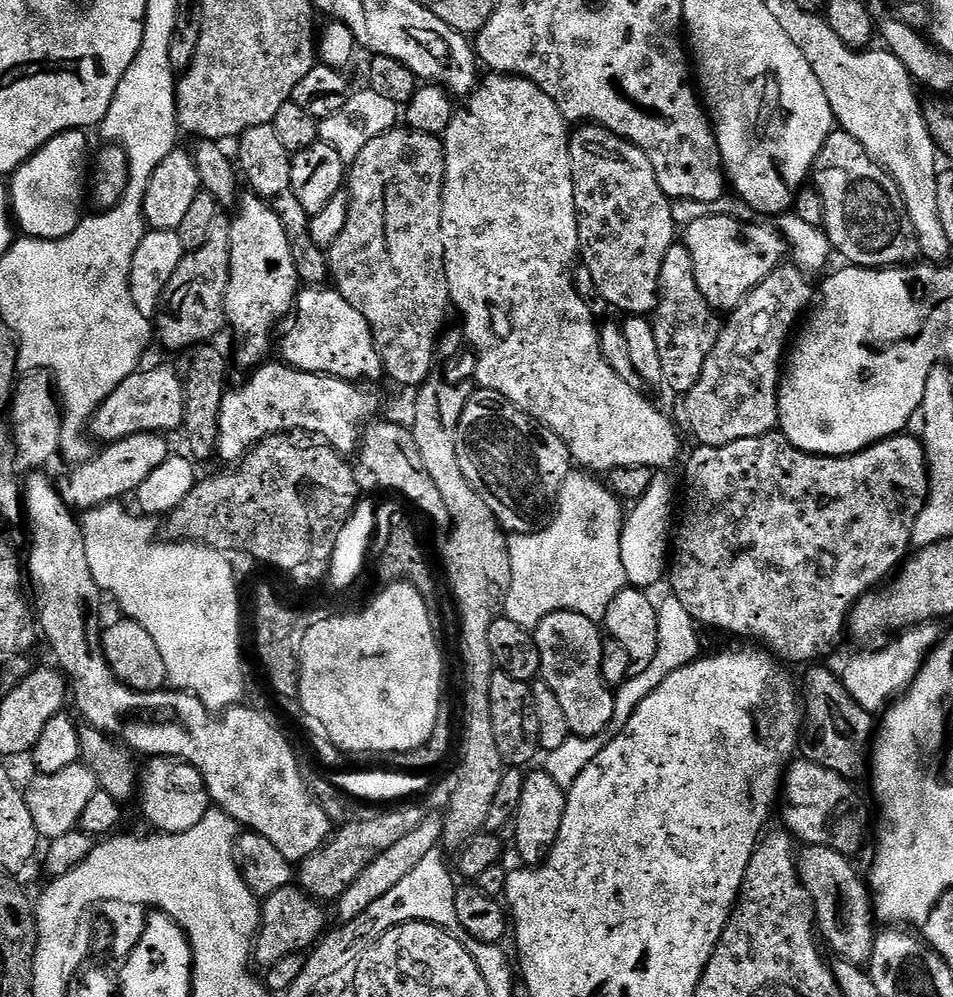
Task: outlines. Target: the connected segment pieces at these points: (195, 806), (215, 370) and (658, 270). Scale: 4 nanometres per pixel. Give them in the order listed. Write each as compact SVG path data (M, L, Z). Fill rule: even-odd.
M153 756L145 761L140 772L140 799L145 818L163 835L185 833L205 817L211 807L205 779L194 766L172 757Z
M197 345L190 353L188 372L184 374L186 410L184 411L183 435L190 451L189 455L197 463L206 462L217 455L220 437L220 414L222 398L227 391L226 360L215 345Z
M585 123L577 127L571 133L568 149L570 150L570 166L572 167L572 181L574 182L574 206L576 207L576 217L580 227L580 254L582 267L590 272L594 283L598 288L598 293L608 303L609 309L624 312L628 316L648 316L655 313L656 305L660 303L660 275L662 274L662 261L666 258L666 250L677 243L678 225L671 214L673 201L668 199L668 195L658 186L658 178L654 174L654 166L650 166L650 158L638 146L634 146L629 140L624 140L618 134L600 127L598 124Z

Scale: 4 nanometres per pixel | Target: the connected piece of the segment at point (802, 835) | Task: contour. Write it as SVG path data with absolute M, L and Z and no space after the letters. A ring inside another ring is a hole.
M807 758L793 759L784 773L782 785L782 808L784 804L783 827L791 832L801 845L826 846L838 850L844 856L855 857L855 852L864 848L864 839L869 839L868 812L856 793L857 785L842 774L834 774L834 770L826 770L826 766L818 766L818 762L810 762Z

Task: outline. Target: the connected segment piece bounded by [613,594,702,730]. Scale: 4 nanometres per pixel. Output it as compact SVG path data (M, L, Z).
M667 595L662 602L657 605L658 612L658 648L654 654L654 661L645 665L637 674L628 677L623 684L617 687L615 698L615 718L613 727L615 729L624 728L629 718L633 716L638 705L643 702L650 693L658 688L666 680L669 674L681 669L683 665L692 664L701 653L700 642L695 632L696 623L690 618L685 606L678 601L676 596Z

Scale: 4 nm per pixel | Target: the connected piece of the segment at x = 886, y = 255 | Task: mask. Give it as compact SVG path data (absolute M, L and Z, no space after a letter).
M833 130L831 134L826 138L826 142L822 146L822 150L818 154L816 159L816 167L814 169L814 187L816 193L822 198L824 203L824 209L826 210L826 222L824 223L823 230L828 234L829 242L832 243L833 249L837 253L840 252L845 256L849 265L857 268L894 268L897 266L907 266L920 256L920 243L914 232L914 222L910 220L910 214L906 210L904 205L904 199L900 193L900 188L896 185L896 180L888 173L885 168L881 168L877 160L872 160L866 154L866 150L859 144L857 140L850 134L841 132L839 130Z

